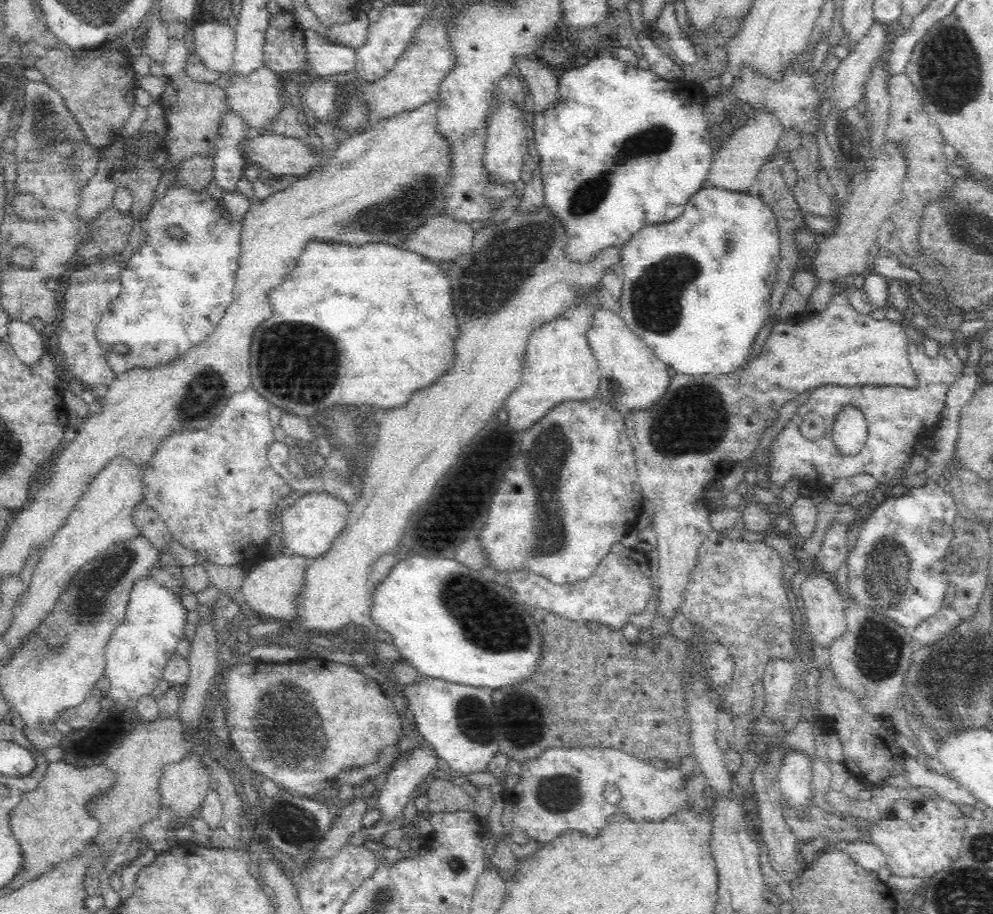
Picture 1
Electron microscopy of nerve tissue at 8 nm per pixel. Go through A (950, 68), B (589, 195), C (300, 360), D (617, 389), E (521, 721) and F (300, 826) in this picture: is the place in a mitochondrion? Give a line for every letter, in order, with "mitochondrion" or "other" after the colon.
A: mitochondrion
B: mitochondrion
C: mitochondrion
D: mitochondrion
E: mitochondrion
F: mitochondrion

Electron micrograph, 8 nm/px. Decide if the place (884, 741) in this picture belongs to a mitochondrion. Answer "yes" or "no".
no

